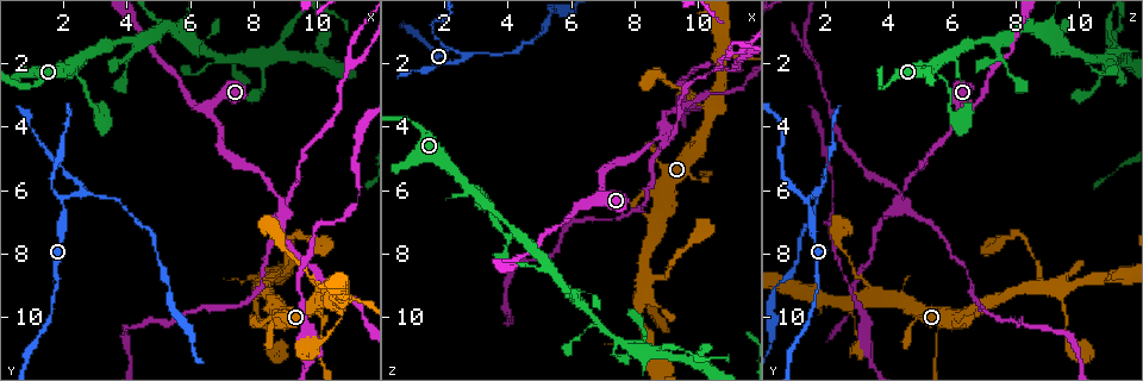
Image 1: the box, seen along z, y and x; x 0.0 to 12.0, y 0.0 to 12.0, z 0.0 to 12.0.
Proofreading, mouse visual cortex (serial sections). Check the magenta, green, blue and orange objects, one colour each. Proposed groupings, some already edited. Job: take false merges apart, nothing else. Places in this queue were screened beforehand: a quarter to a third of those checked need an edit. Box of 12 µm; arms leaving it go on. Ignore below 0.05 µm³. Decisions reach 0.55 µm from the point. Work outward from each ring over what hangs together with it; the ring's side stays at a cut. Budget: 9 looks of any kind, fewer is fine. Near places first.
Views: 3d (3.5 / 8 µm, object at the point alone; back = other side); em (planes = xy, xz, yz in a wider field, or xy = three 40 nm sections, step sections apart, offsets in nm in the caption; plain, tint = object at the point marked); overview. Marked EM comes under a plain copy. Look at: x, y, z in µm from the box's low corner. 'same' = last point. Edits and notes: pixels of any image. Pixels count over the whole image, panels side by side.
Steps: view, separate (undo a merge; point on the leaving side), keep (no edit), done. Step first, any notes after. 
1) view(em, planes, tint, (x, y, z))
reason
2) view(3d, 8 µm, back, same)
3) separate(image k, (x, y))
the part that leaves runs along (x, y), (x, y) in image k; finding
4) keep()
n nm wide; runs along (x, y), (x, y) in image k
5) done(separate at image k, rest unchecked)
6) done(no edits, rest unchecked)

view(3d, 3.5 µm, (6.6, 3.5, 6.4))
two arms in line, one across

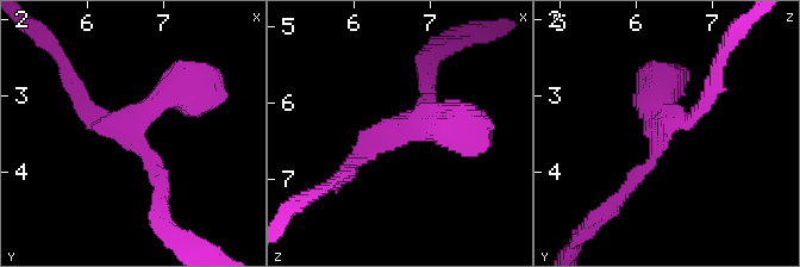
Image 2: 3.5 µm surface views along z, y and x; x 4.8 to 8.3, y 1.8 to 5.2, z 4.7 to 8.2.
view(em, xy, step 3, tint, (6.55, 3.50, 6.30))
3 arms; arms of 200, 200, 450 nm; now the EM

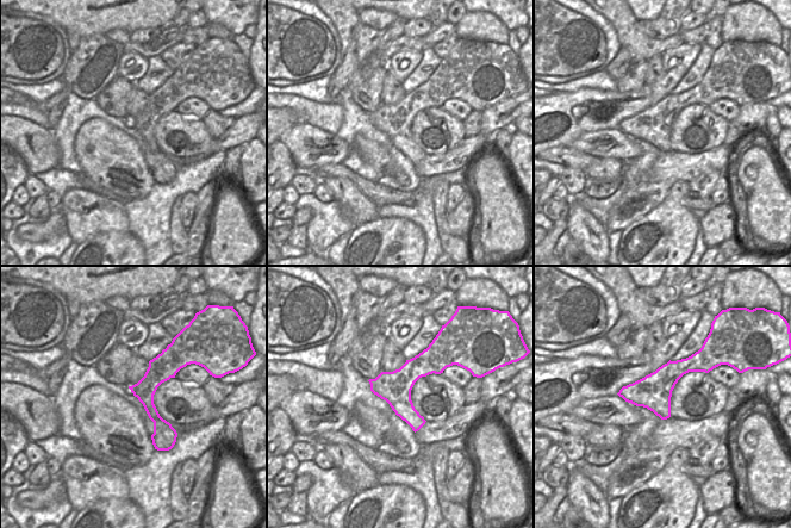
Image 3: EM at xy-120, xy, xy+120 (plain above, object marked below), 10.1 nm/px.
view(em, xy, step 5, tint, same)

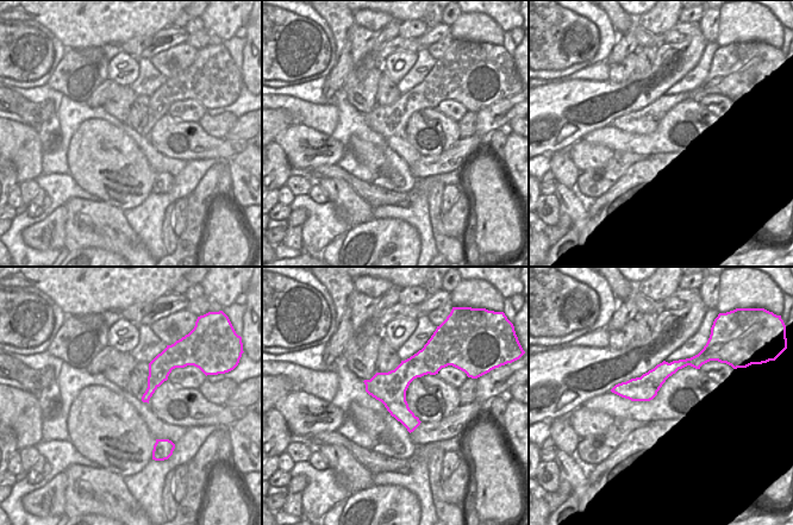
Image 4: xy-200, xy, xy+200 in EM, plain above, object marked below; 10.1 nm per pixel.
keep()
320 nm wide; runs along (688, 361), (644, 388), (616, 389) in image 4; continuous, no second cell

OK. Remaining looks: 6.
view(3d, 8 µm, back, (6.0, 1.3, 9.4))
arms part here

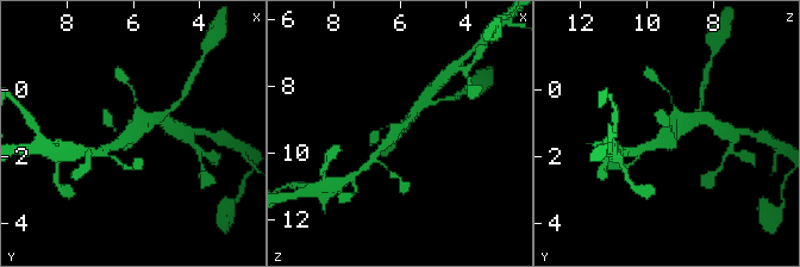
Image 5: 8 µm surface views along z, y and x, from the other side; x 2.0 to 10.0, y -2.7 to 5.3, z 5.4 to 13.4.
view(3d, 3.5 µm, (6.0, 1.3, 9.4))
zoom in

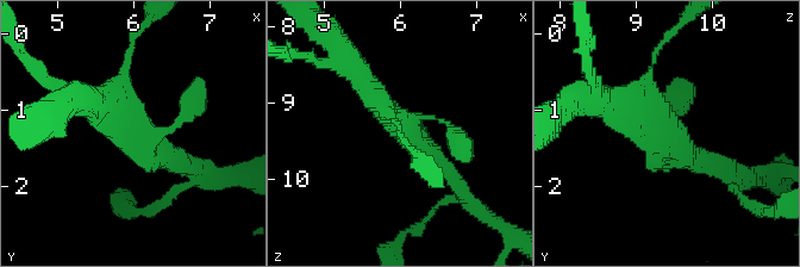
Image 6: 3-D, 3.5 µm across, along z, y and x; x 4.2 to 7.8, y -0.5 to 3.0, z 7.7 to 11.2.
view(em, xy, step 1, tint, (6.05, 1.20, 9.35))
now the EM

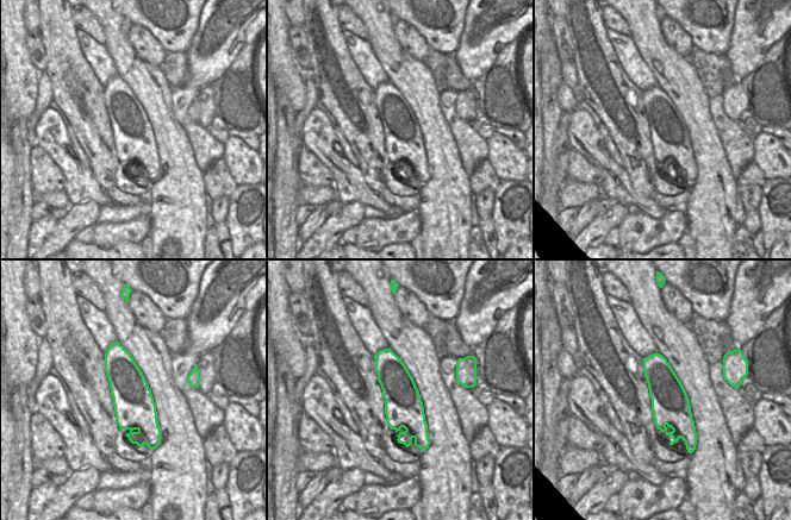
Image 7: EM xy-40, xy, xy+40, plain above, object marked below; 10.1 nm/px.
keep()
400 nm wide; runs along (361, 76), (383, 110), (452, 178) in image 6; continuous, no second cell

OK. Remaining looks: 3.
view(3d, 8 µm, (9.0, 1.0, 11.0))
sudden change in width

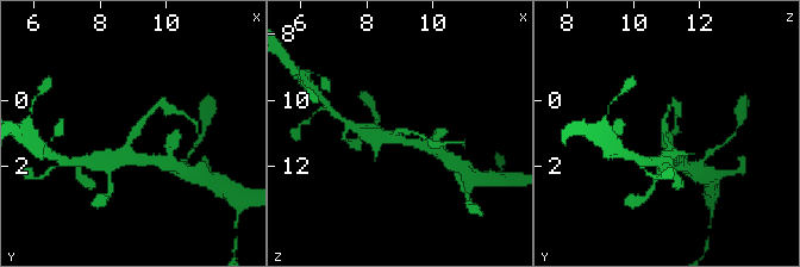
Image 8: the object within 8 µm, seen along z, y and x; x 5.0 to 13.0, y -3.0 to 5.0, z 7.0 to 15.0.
view(em, xy, step 2, tint, (9.1, 1.0, 10.9))

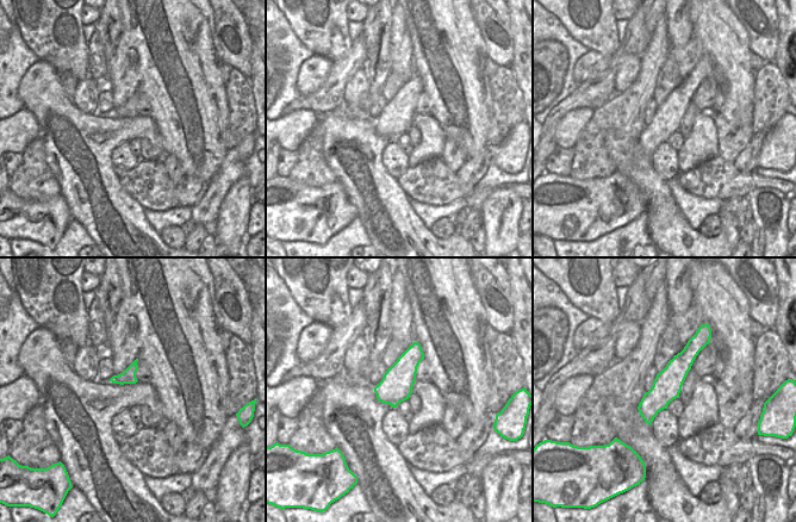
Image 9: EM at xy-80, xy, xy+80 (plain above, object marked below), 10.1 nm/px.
keep()
arms of 150, 400 nm; runs along (117, 156), (158, 104) in image 8; one cell here

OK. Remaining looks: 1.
done(no edits, rest unchecked)

